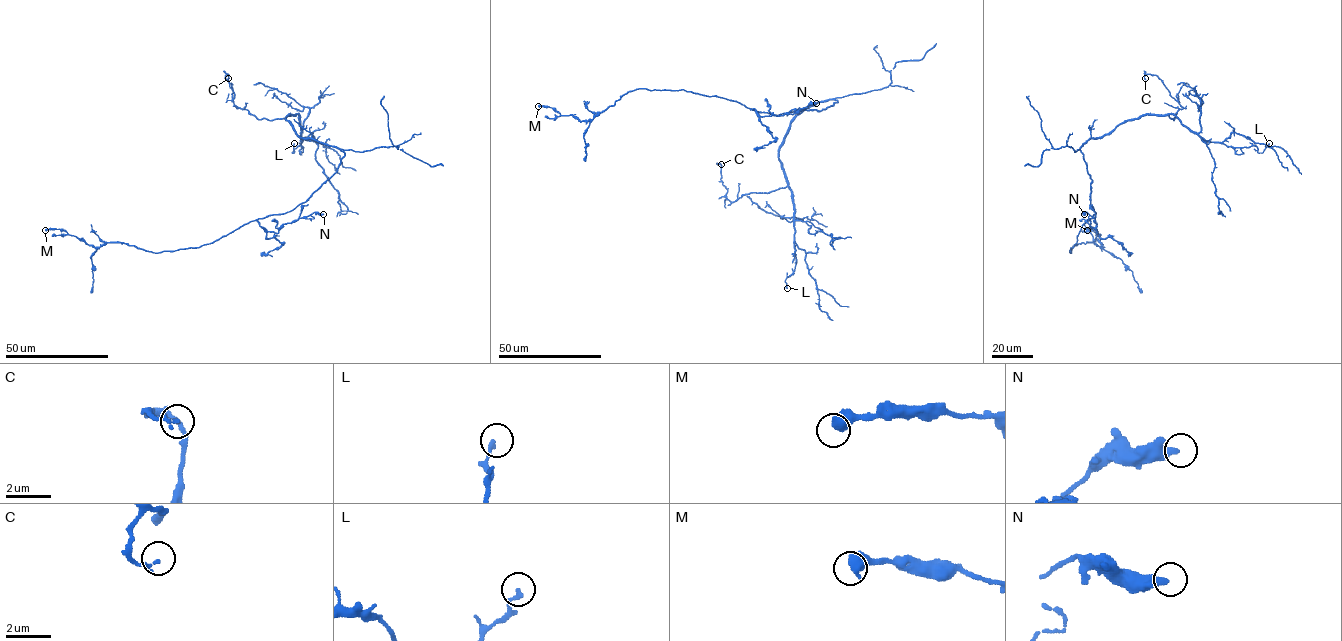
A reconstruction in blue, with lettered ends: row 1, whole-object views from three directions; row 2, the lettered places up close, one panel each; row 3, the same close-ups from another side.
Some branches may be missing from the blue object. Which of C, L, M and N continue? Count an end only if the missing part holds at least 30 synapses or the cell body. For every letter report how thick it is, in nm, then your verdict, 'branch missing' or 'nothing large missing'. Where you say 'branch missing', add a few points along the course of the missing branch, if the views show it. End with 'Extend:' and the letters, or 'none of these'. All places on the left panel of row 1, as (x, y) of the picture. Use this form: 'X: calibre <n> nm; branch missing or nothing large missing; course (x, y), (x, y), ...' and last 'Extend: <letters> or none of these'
C: calibre 160 nm; nothing large missing
L: calibre 160 nm; nothing large missing
M: calibre 550 nm; nothing large missing
N: calibre 360 nm; nothing large missing
Extend: none of these

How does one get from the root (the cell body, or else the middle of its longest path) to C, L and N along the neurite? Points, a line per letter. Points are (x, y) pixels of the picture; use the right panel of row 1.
C: (1090, 177), (1080, 149), (1088, 140), (1147, 114), (1173, 120), (1183, 108), (1156, 75), (1145, 78)
L: (1090, 177), (1082, 145), (1147, 114), (1173, 114), (1206, 140), (1228, 146), (1256, 146), (1262, 153), (1269, 143)
N: (1090, 177), (1090, 204), (1096, 213), (1090, 219), (1089, 226), (1097, 233), (1095, 218), (1087, 212), (1084, 214)

